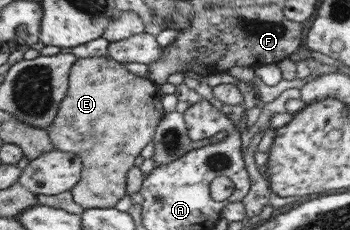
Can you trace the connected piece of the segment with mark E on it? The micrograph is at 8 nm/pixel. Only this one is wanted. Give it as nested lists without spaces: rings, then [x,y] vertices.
[[[108,56],[78,58],[71,67],[69,81],[69,91],[60,105],[58,115],[52,125],[47,127],[50,140],[54,142],[56,150],[72,152],[83,159],[83,178],[78,186],[71,189],[74,201],[84,209],[114,208],[127,194],[129,171],[144,147],[154,140],[154,133],[166,114],[158,95],[158,85],[149,78],[130,73],[119,61]]]

